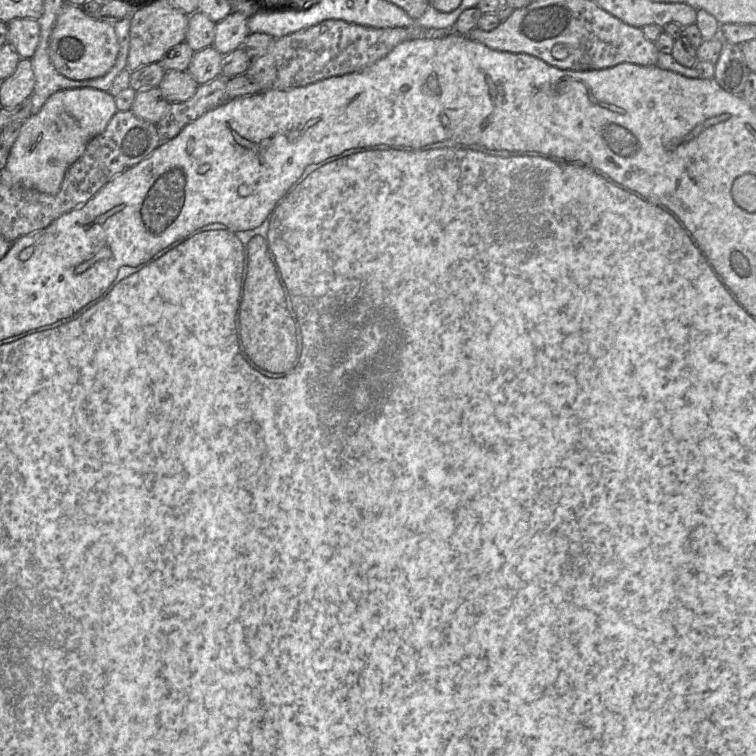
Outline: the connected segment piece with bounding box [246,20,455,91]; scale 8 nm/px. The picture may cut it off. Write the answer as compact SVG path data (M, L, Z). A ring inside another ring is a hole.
M325 20L298 32L275 38L268 51L253 60L246 74L251 76L262 90L281 90L305 86L313 82L363 70L386 56L396 45L415 39L434 39L455 33L452 29L425 28L417 25L407 27L372 28L343 20Z

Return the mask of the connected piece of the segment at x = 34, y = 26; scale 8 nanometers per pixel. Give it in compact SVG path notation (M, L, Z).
M16 18L8 23L8 43L21 58L31 59L40 41L40 24L32 18Z

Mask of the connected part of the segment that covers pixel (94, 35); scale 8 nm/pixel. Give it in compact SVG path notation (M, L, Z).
M65 3L49 44L51 62L60 74L76 81L102 77L114 66L118 52L119 42L114 25L94 19L81 6Z

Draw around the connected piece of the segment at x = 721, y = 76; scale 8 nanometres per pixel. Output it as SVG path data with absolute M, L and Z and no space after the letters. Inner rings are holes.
M724 41L715 64L714 80L727 92L743 95L751 70L748 68L740 45Z

